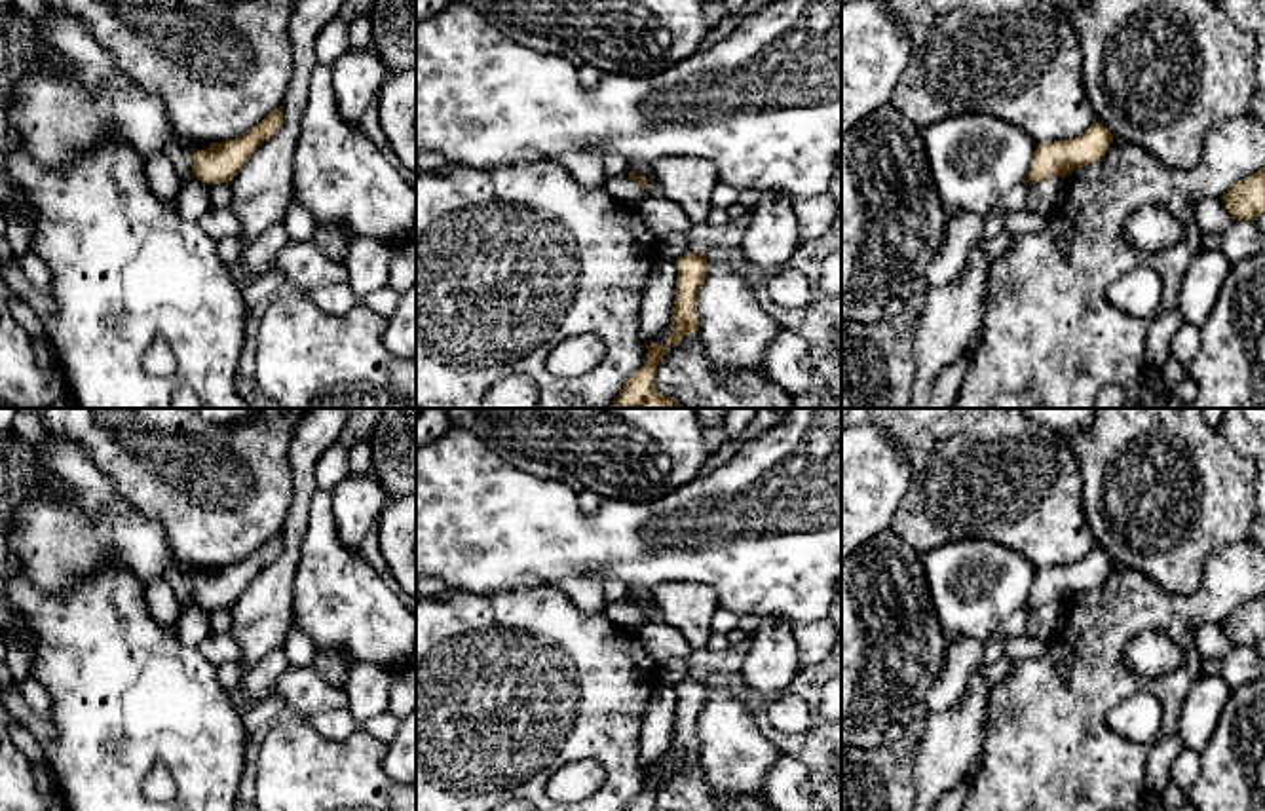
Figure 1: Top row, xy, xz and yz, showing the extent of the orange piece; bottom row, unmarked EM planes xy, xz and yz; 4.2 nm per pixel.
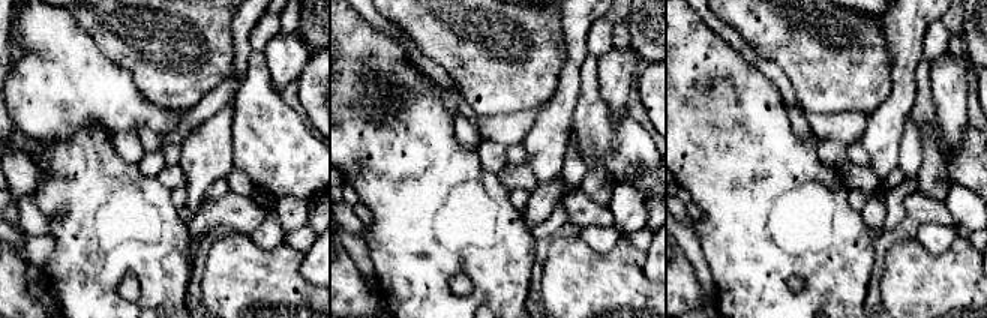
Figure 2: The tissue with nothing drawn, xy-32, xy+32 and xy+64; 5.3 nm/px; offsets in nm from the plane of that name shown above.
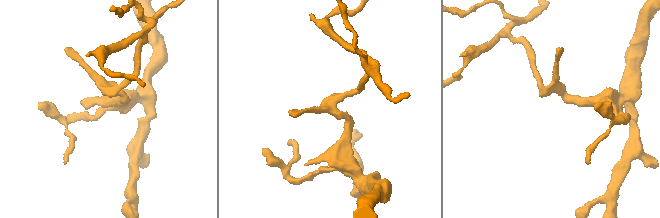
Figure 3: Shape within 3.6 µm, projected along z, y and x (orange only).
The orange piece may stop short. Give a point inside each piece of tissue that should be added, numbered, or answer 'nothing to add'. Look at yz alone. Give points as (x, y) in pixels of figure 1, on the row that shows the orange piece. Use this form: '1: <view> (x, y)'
nothing to add

